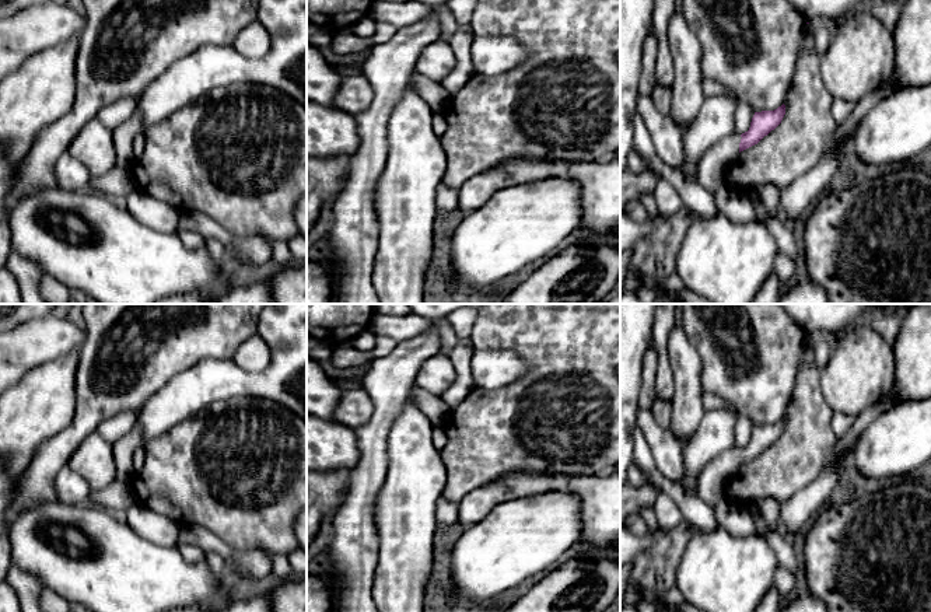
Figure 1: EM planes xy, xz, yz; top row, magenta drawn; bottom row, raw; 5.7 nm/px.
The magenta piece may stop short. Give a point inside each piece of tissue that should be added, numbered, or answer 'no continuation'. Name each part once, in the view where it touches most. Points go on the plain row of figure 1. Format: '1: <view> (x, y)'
1: yz (710, 482)

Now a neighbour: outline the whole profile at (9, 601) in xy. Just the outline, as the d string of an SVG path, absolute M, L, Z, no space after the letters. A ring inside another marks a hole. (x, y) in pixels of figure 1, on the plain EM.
M0 581L0 612L21 612L17 594L6 581Z

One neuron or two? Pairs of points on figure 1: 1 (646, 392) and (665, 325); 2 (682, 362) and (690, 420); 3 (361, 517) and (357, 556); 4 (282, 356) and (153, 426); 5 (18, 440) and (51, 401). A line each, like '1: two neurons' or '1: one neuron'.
1: two neurons
2: one neuron
3: one neuron
4: one neuron
5: one neuron

